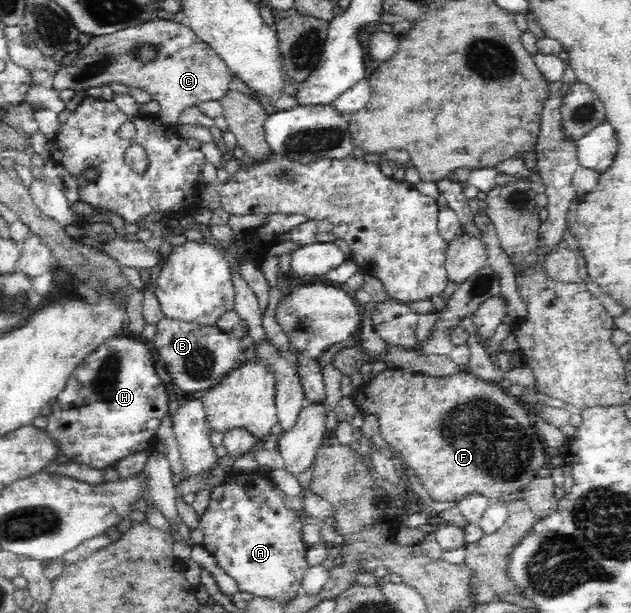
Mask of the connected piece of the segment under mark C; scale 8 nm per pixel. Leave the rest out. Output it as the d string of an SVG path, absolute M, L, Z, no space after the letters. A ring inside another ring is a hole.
M157 18L147 21L147 23L141 23L141 25L132 25L111 35L93 36L85 47L79 48L74 55L61 63L59 69L54 73L53 88L57 92L62 89L81 91L89 89L89 87L123 83L123 85L135 87L135 89L143 89L149 93L151 99L159 103L162 122L176 126L180 113L184 109L205 103L205 101L220 101L231 91L233 81L237 81L237 72L231 70L227 66L227 62L209 44L199 39L199 36L186 23ZM141 47L154 49L156 56L147 61L139 58L137 49L141 49Z

